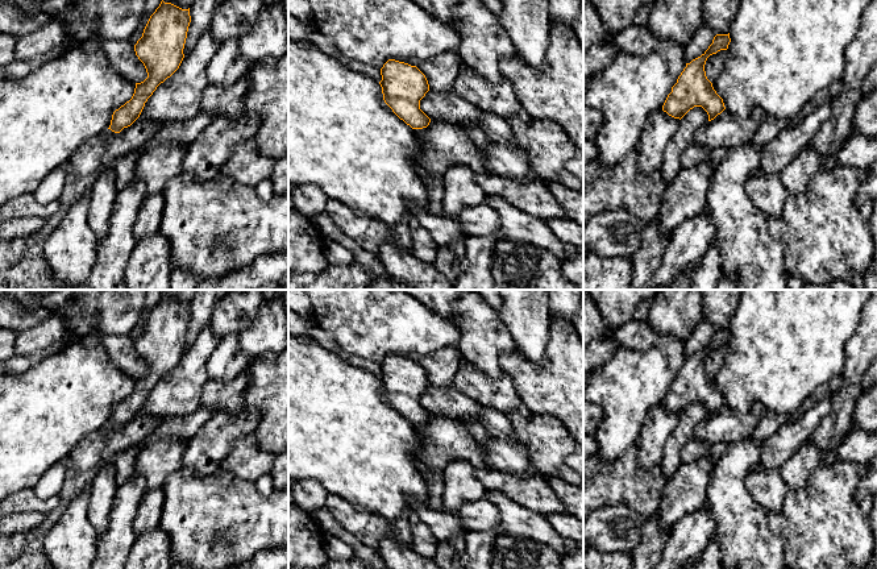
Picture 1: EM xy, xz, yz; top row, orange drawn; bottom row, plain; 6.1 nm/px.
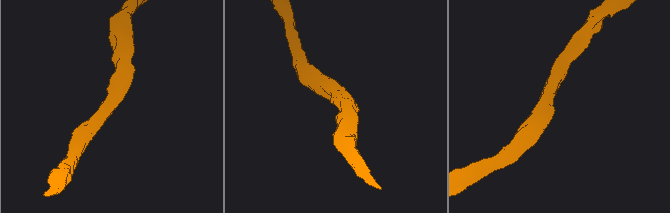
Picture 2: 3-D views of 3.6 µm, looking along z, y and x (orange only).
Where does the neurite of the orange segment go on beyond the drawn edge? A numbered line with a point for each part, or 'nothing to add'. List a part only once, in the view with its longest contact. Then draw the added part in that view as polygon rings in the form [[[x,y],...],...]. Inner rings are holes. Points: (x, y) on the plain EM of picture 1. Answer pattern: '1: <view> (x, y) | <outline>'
nothing to add

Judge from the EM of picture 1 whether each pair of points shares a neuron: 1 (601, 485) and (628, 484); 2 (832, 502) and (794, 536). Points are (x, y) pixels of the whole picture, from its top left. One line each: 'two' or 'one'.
1: one
2: one

